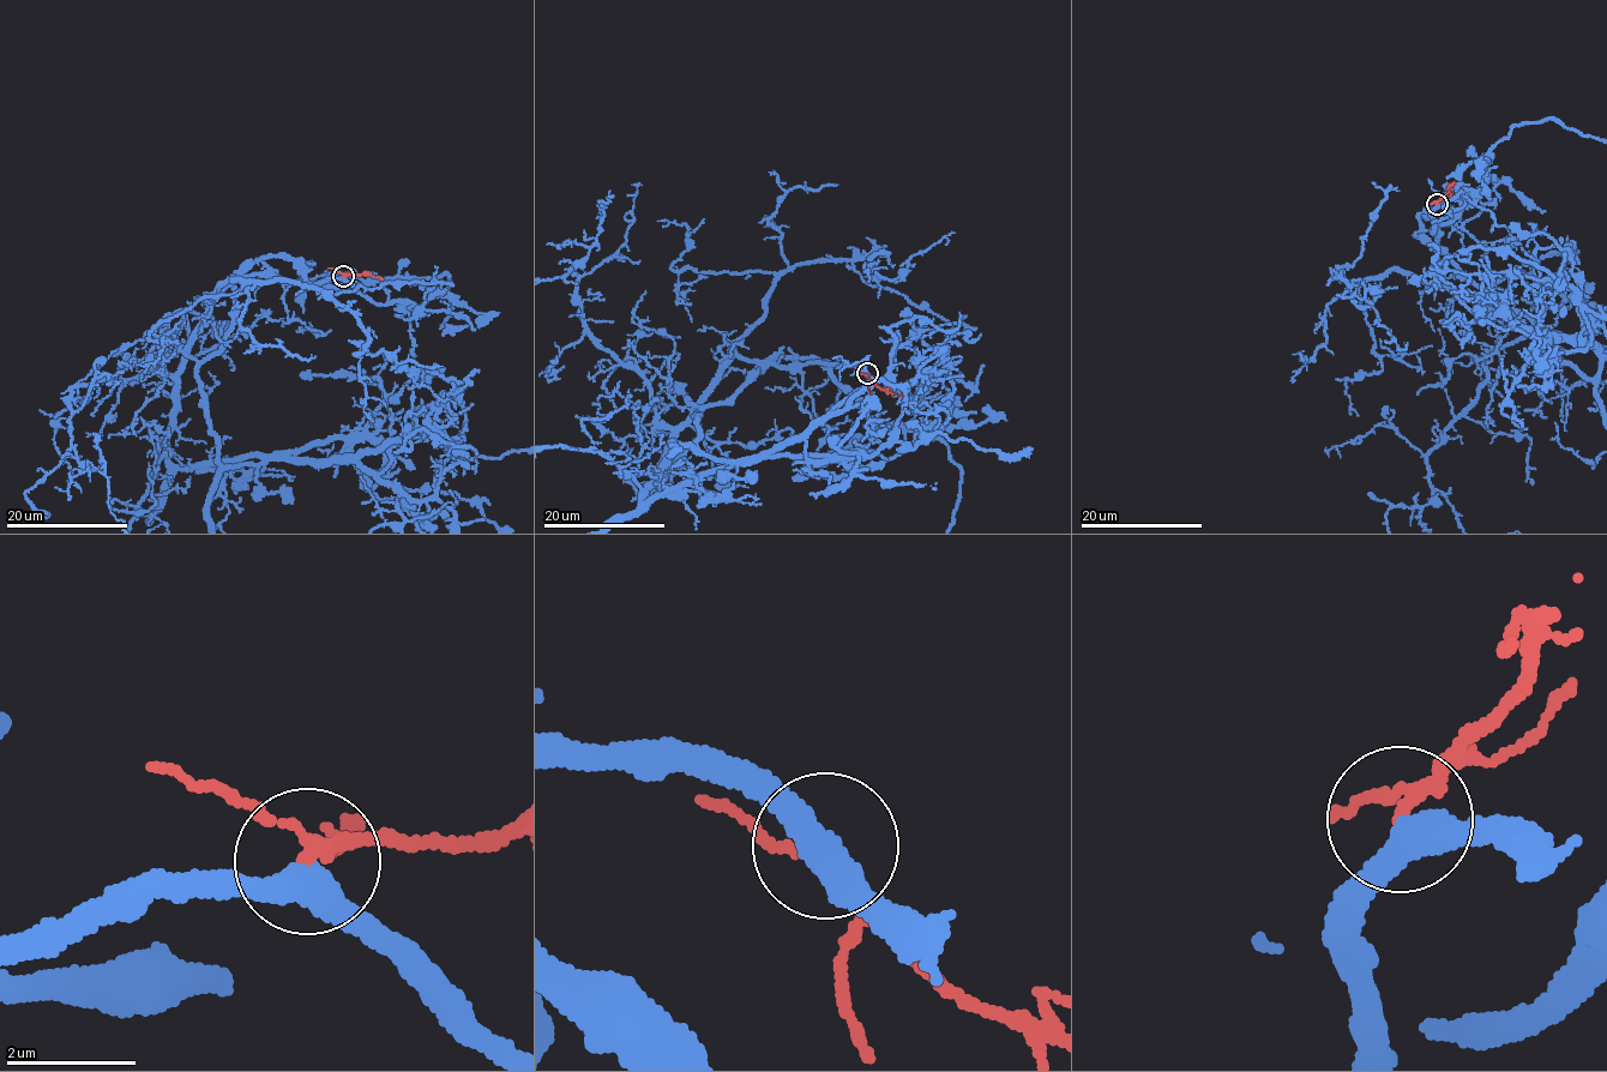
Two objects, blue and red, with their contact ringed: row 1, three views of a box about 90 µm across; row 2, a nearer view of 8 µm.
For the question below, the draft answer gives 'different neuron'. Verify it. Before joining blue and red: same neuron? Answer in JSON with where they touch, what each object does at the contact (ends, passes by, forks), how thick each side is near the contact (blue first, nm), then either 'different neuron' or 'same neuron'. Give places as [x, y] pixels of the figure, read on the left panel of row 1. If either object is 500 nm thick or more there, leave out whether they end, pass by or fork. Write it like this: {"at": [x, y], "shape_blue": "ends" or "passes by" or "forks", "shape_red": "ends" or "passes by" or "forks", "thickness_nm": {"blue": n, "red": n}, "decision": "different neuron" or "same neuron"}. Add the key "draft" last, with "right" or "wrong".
{"at": [343, 276], "shape_blue": "passes by", "shape_red": "passes by", "thickness_nm": {"blue": 440, "red": 190}, "decision": "same neuron", "draft": "wrong"}

